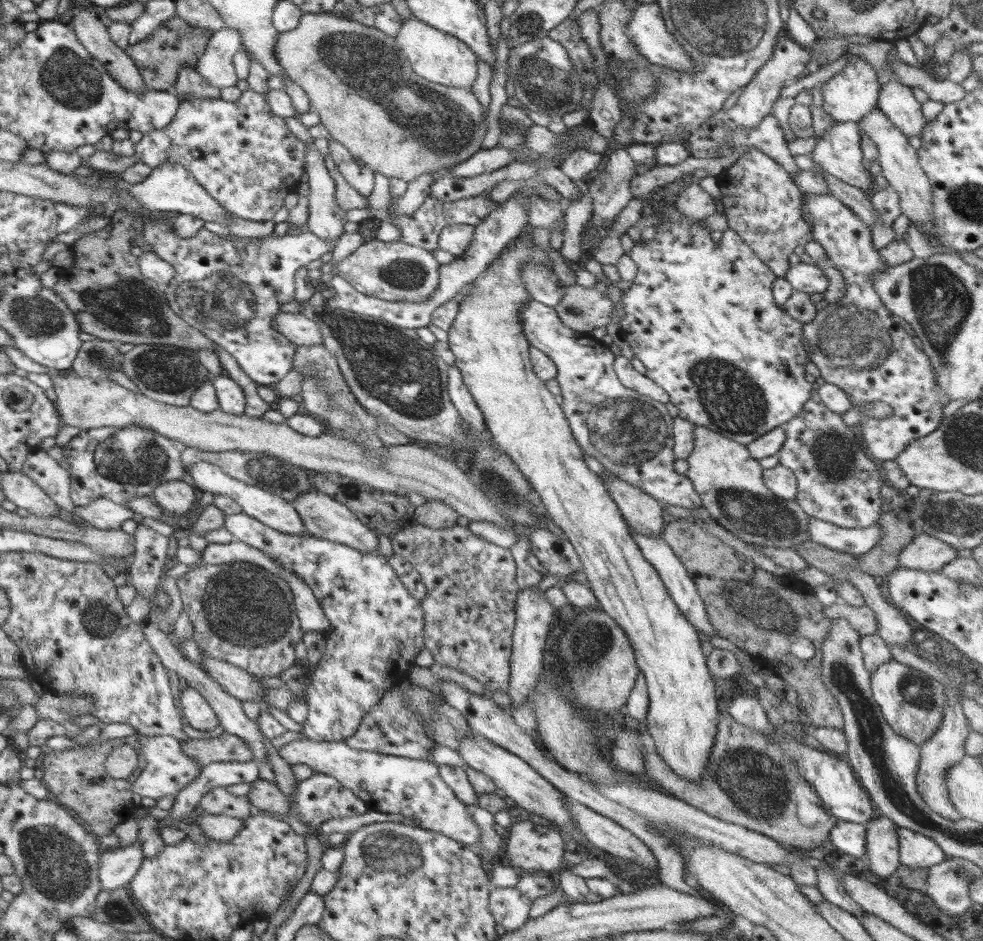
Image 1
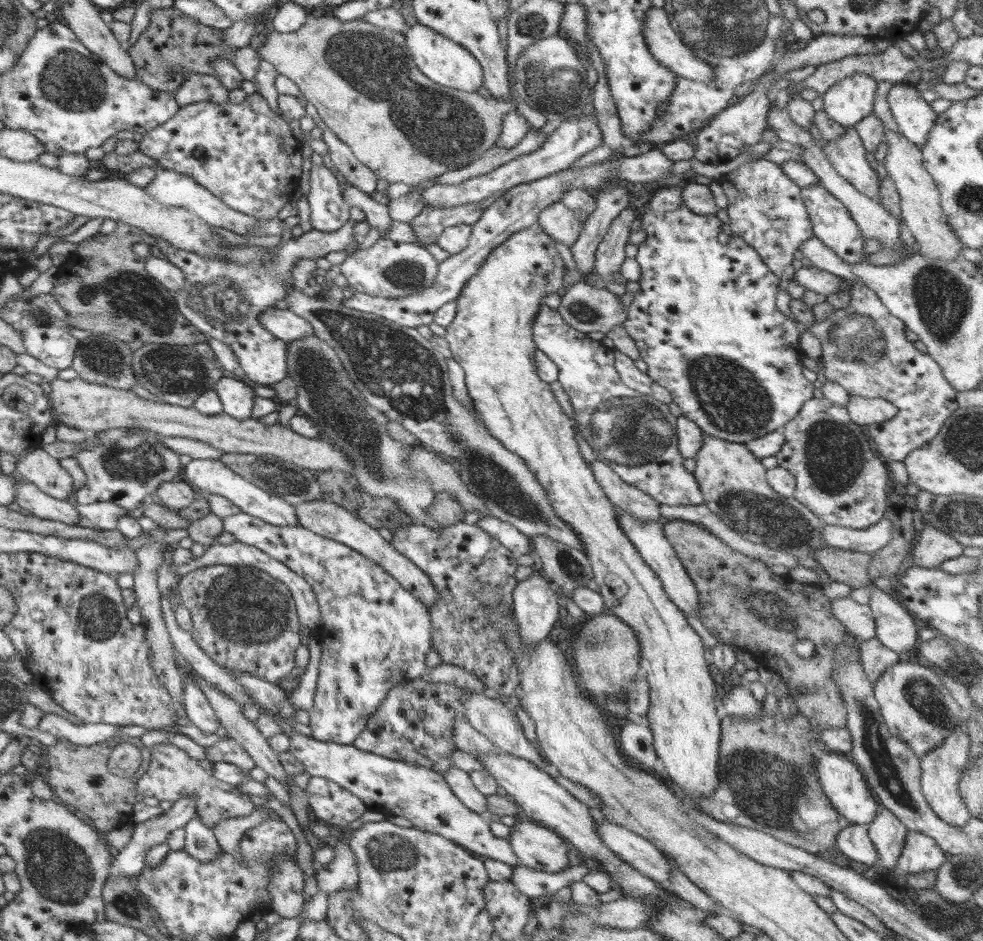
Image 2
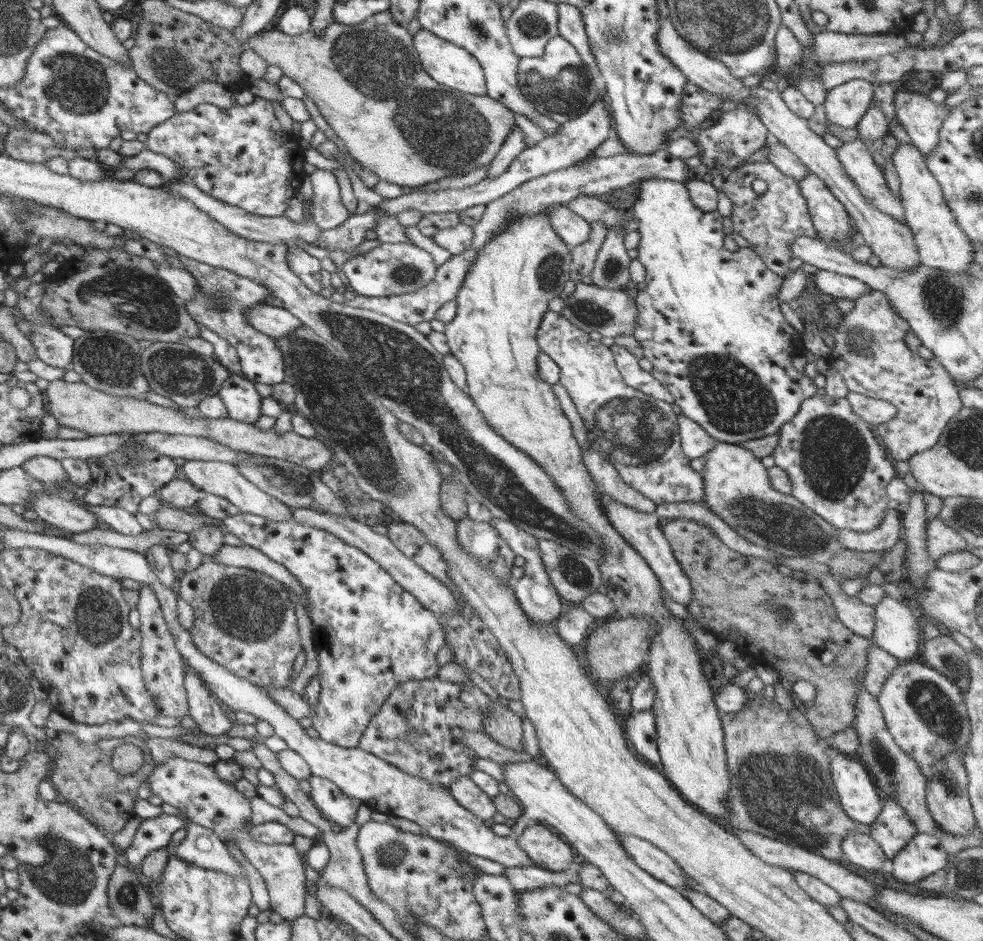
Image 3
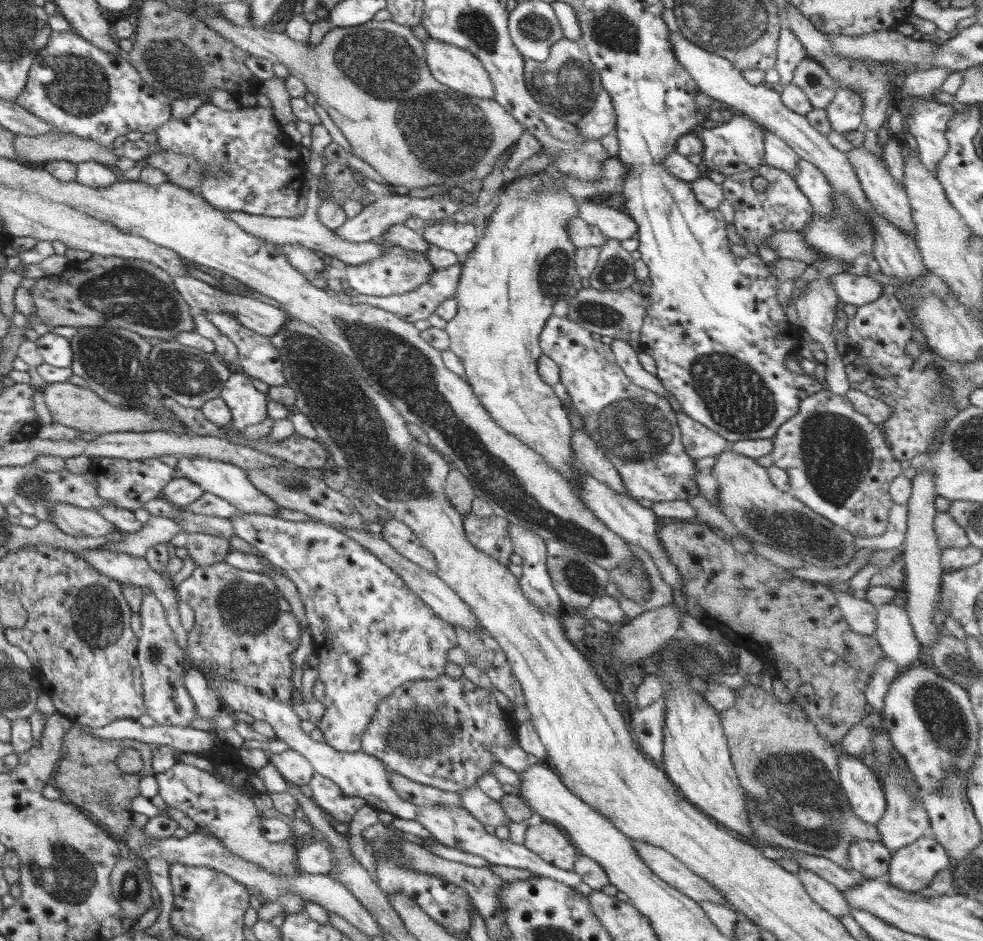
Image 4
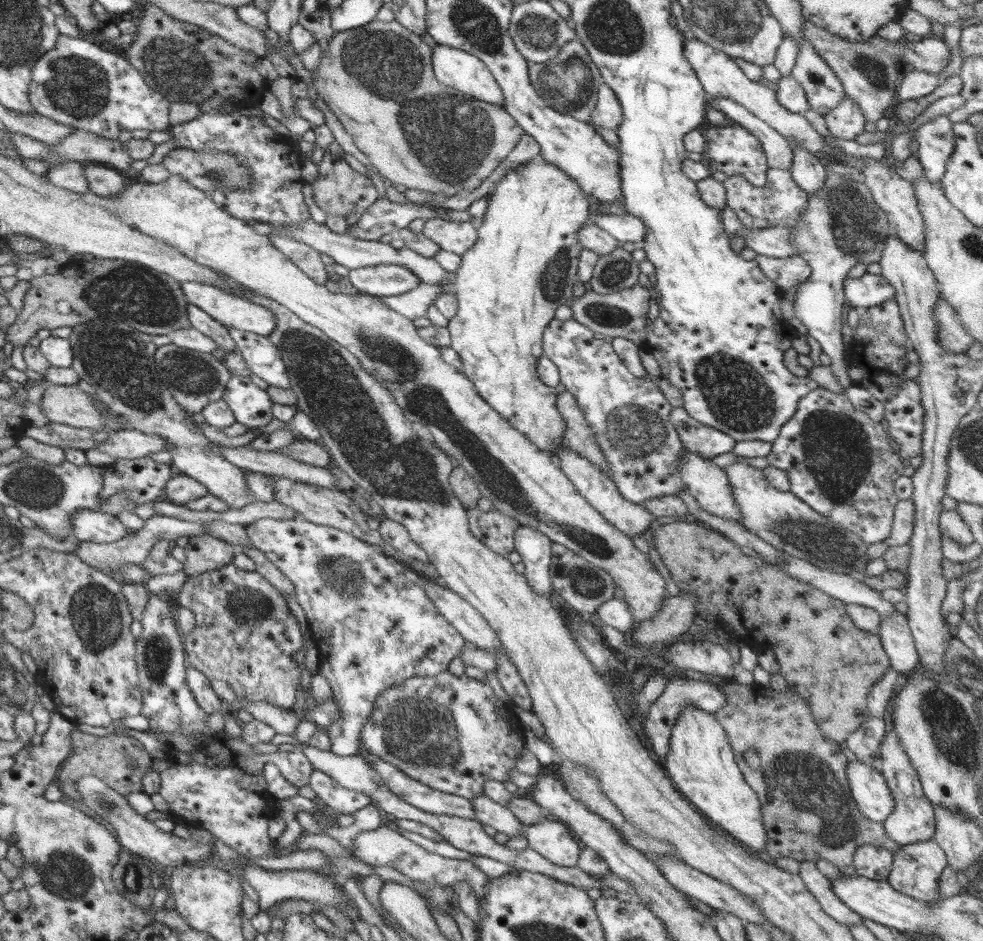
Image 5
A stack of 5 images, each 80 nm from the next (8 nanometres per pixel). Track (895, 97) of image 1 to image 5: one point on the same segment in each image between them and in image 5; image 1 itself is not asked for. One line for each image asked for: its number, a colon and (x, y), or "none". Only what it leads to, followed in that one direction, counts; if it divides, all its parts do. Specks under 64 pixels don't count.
2: (914, 115)
3: (922, 119)
4: (927, 120)
5: (935, 137)

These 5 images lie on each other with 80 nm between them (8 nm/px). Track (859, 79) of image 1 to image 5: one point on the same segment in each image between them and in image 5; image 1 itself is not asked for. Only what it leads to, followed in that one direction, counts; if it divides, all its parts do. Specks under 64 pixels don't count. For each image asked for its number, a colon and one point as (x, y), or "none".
2: (847, 102)
3: (845, 105)
4: (845, 112)
5: (846, 121)

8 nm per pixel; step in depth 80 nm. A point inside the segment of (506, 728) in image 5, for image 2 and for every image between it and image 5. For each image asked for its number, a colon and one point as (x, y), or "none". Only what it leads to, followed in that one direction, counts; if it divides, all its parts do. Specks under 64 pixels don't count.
2: (413, 724)
3: (420, 728)
4: (438, 732)

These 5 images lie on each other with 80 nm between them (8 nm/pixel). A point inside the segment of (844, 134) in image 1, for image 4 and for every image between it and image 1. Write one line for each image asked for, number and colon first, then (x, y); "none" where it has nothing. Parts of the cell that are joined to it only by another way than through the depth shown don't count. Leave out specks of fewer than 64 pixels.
2: (847, 154)
3: (856, 159)
4: (888, 197)

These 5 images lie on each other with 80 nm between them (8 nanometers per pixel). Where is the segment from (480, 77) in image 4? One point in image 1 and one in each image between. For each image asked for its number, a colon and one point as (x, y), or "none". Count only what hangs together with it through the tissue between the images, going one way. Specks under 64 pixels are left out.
1: (436, 56)
2: (443, 61)
3: (449, 65)

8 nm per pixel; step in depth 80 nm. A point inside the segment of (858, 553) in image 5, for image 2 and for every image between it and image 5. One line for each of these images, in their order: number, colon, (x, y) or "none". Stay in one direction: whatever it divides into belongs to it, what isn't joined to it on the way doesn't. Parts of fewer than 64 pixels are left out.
2: (733, 482)
3: (737, 487)
4: (746, 495)

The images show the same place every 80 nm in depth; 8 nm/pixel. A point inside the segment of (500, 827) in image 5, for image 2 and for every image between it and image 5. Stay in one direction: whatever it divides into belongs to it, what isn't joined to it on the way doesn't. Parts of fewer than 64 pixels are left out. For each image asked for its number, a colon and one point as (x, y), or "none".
2: (459, 782)
3: (465, 792)
4: (487, 811)

